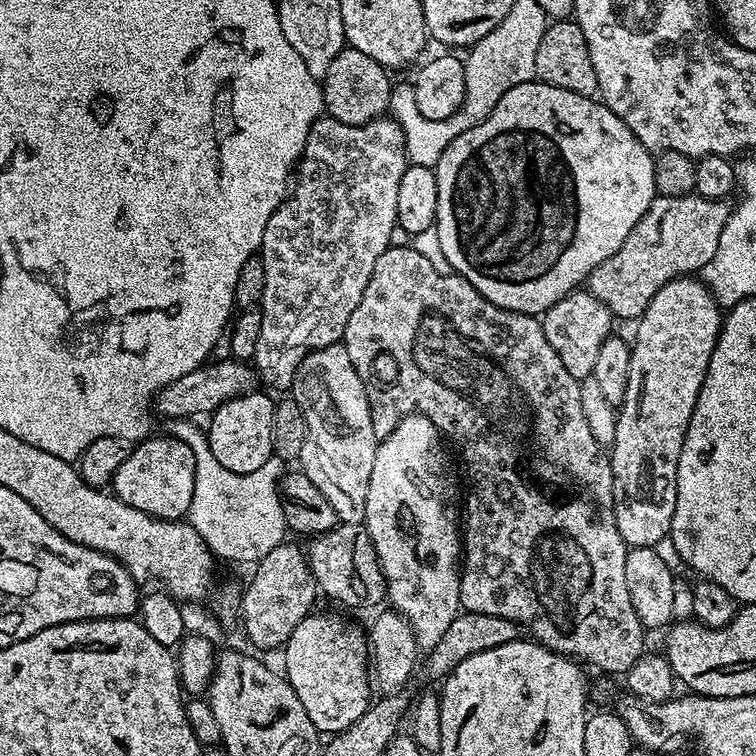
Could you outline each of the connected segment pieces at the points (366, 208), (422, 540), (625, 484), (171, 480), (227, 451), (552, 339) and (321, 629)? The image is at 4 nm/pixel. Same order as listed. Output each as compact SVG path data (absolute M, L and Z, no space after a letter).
M325 114L319 120L314 121L310 134L306 138L306 146L300 156L300 163L294 172L294 183L291 185L290 195L281 204L280 209L272 215L270 222L266 222L266 234L262 238L258 253L258 259L264 264L266 286L264 287L264 299L262 301L261 333L258 337L254 368L259 379L261 376L269 384L269 386L267 385L269 389L291 389L292 379L298 370L298 366L311 352L343 341L346 322L350 322L350 314L354 314L354 306L358 306L358 302L362 302L364 291L370 282L370 274L374 274L374 262L378 262L381 254L393 243L392 231L395 233L398 228L396 223L398 186L402 182L402 174L408 168L410 161L408 149L404 143L404 130L401 121L399 119L388 119L377 118L365 124L350 126L346 122L340 122Z
M419 414L401 418L395 430L387 433L376 445L374 470L370 472L370 490L366 494L366 514L364 515L364 524L376 547L376 557L380 560L380 569L384 571L387 599L393 606L393 609L409 621L419 649L426 652L433 648L440 638L444 636L444 632L446 632L448 626L452 624L461 609L460 573L462 571L462 528L458 523L458 516L456 520L456 480L452 477L452 468L448 465L448 456L444 453L443 442L445 443L442 439L440 429L436 428L430 418Z
M695 275L678 276L666 282L635 321L636 340L631 341L630 378L626 378L626 394L618 406L616 433L610 445L614 518L618 534L629 548L656 548L659 540L672 530L676 505L676 467L682 454L682 442L694 414L694 402L702 390L710 354L714 354L716 339L722 323L722 308L703 279Z
M155 436L145 438L133 447L126 462L118 466L110 485L111 491L126 502L126 506L134 506L134 510L142 510L156 520L184 520L194 498L193 445L172 436Z
M249 390L242 396L235 396L220 405L220 409L211 413L208 424L207 451L221 465L238 474L250 474L268 459L272 458L272 431L274 430L276 404L267 396L269 393Z
M577 290L562 297L553 308L543 313L542 323L546 342L550 342L558 358L562 358L562 366L566 366L566 370L570 370L570 374L581 381L584 377L592 375L598 349L613 331L614 317L609 308L598 298L594 298L591 292Z
M309 614L294 626L282 648L283 671L290 686L294 686L294 694L298 694L298 702L306 706L306 714L310 714L317 732L335 734L354 726L373 699L370 652L358 629L348 628L347 622L336 616L316 615Z

